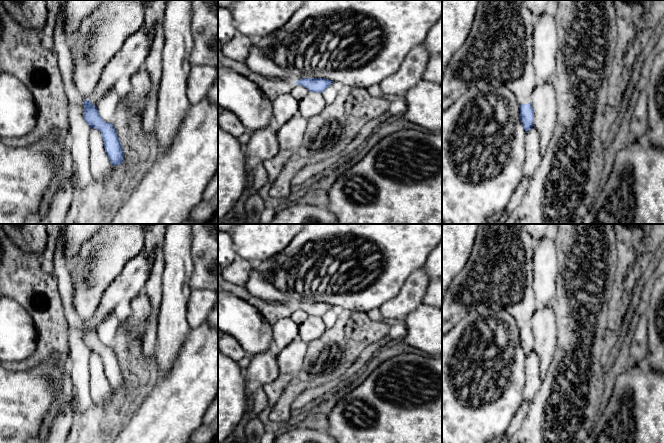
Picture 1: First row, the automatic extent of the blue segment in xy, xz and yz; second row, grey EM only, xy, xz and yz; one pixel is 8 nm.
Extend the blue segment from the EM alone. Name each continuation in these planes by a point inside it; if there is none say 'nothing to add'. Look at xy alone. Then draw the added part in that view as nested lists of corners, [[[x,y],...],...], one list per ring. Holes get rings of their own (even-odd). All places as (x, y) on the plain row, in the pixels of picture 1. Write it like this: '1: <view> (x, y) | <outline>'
nothing to add

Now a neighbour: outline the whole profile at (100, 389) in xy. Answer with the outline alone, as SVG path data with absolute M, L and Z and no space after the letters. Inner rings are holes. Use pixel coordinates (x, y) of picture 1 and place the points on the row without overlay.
M90 352L89 359L89 390L93 401L96 404L105 405L109 403L111 386L106 378L102 358L99 354Z

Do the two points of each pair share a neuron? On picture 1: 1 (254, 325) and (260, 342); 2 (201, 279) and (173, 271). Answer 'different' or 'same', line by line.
1: same
2: different

